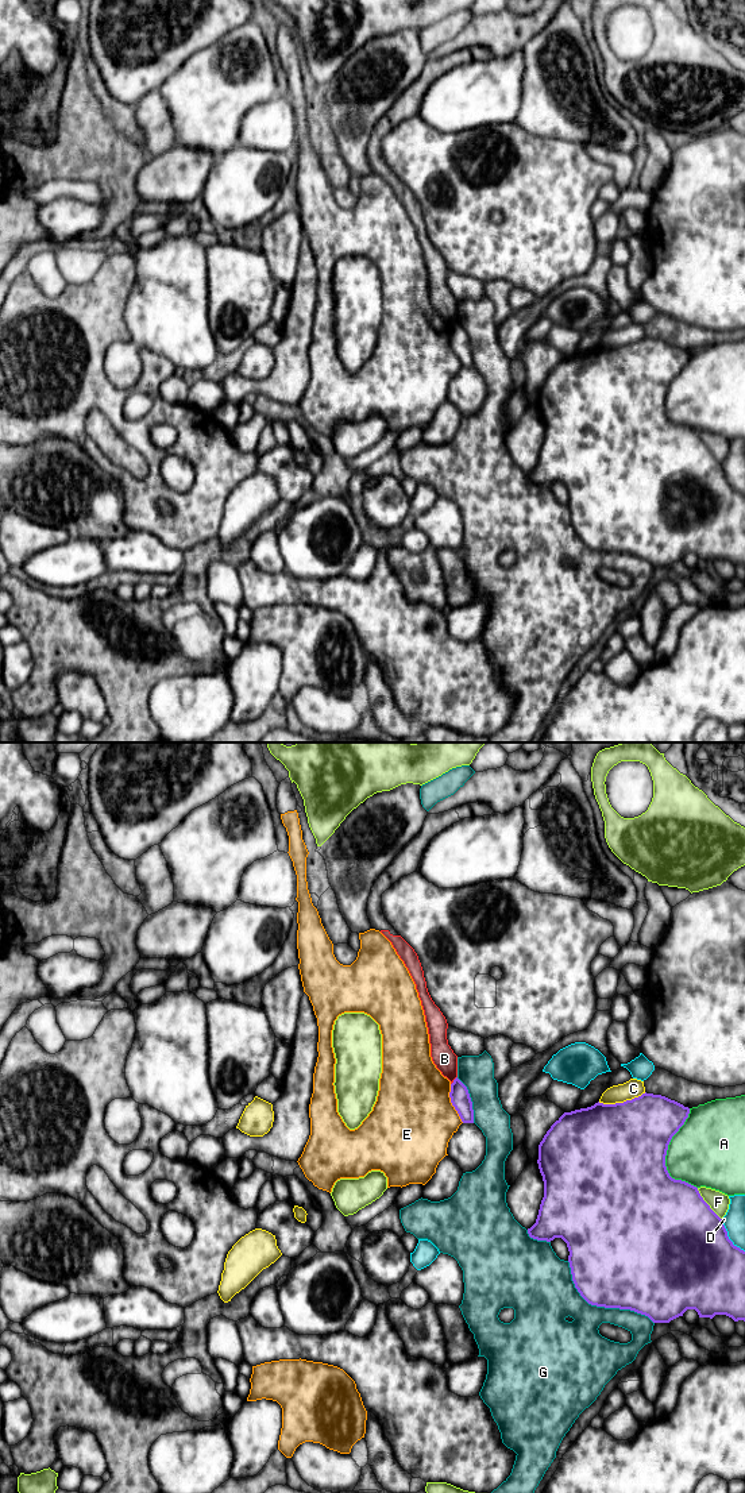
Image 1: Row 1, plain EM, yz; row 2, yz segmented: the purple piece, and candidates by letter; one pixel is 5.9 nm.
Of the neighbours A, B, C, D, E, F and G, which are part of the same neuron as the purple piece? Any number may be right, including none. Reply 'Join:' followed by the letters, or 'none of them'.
Join: none of them

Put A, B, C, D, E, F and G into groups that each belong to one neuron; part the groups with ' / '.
A / B / C / D / E / F / G

